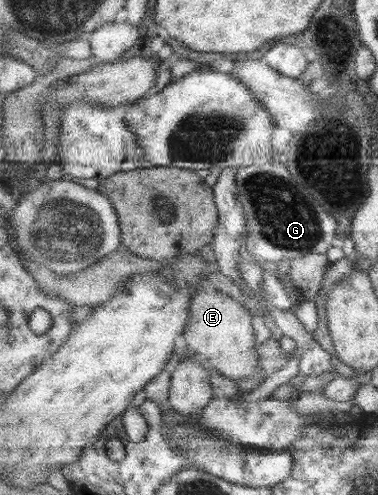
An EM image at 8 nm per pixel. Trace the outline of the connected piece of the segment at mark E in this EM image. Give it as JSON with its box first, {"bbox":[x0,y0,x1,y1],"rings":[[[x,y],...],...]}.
{"bbox":[184,285,258,381],"rings":[[[207,285],[194,293],[190,313],[191,320],[185,329],[184,338],[188,350],[197,355],[198,359],[235,381],[257,373],[258,344],[255,341],[255,329],[251,325],[253,317],[239,301]]]}

